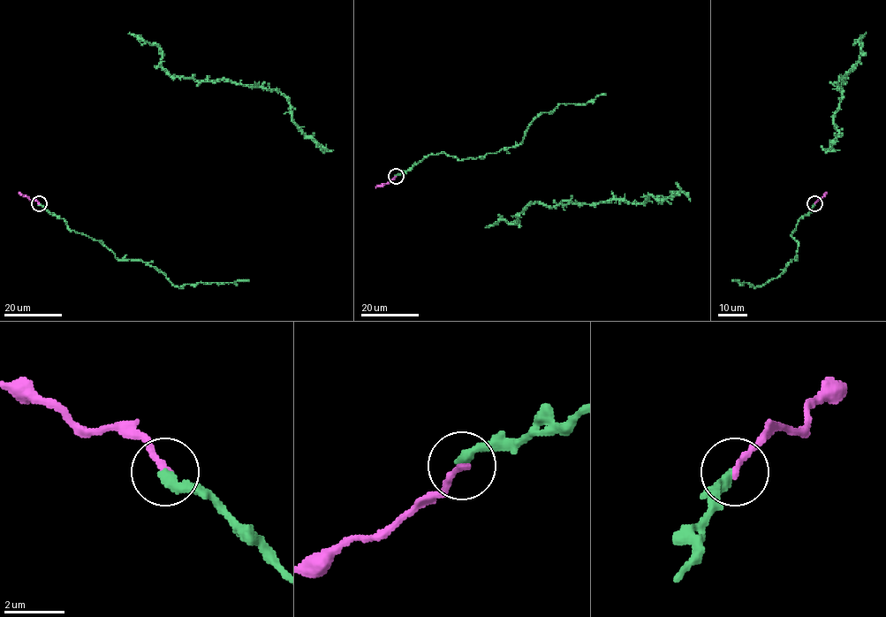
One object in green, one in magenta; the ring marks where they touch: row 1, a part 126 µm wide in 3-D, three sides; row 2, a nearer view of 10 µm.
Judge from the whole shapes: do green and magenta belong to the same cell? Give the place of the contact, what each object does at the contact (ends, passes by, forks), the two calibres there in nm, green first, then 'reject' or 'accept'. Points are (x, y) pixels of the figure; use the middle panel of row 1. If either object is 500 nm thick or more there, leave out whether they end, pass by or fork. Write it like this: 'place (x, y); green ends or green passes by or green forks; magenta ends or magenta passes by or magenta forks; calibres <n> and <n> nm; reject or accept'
place (396, 176); green ends; magenta ends; calibres 320 and 240 nm; accept

